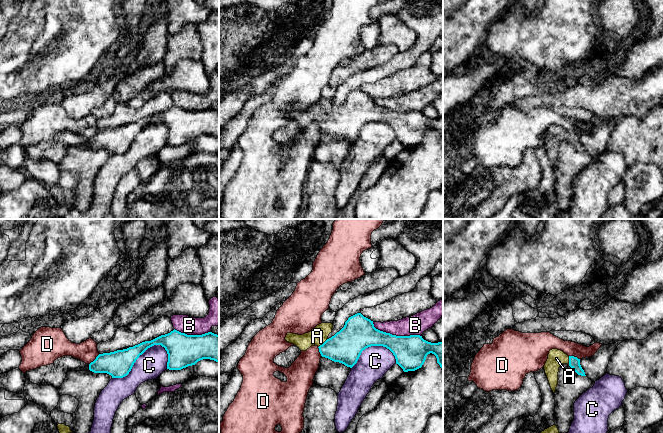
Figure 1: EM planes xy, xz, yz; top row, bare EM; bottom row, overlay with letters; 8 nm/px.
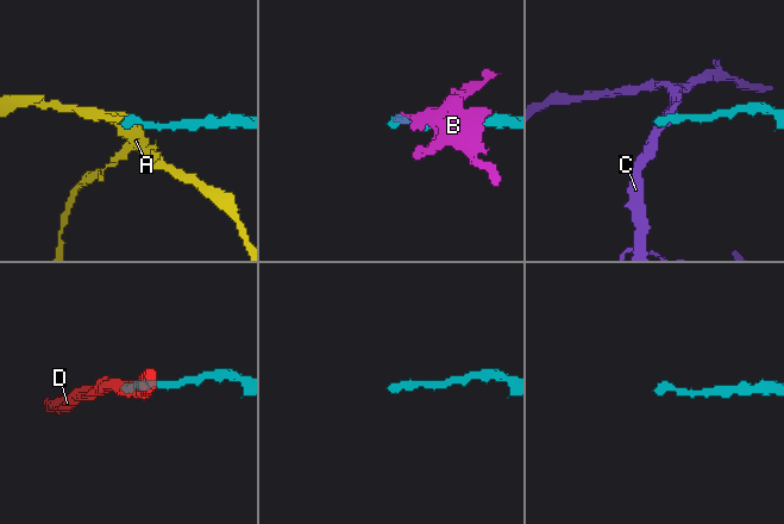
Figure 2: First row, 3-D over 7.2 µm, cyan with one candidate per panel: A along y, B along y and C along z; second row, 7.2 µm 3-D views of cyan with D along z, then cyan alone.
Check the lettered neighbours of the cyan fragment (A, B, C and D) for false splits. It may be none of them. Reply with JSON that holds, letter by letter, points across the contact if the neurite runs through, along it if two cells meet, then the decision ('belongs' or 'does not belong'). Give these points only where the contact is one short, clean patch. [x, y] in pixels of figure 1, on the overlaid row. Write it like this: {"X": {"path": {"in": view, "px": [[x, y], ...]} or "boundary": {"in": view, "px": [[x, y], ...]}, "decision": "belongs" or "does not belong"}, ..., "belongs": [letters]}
{"A": {"path": {"in": "xz", "px": [[346, 346], [323, 343], [317, 336]]}, "decision": "belongs"}, "B": {"decision": "does not belong"}, "C": {"decision": "does not belong"}, "D": {"boundary": {"in": "xy", "px": [[99, 354], [89, 364]]}, "decision": "does not belong"}, "belongs": ["A"]}

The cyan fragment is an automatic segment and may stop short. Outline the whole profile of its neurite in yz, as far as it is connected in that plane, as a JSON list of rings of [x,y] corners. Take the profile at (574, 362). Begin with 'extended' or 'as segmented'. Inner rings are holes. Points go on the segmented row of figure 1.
extended; [[[558,349],[550,350],[548,359],[544,365],[544,370],[553,393],[558,384],[558,372],[562,364],[568,364],[578,375],[586,376],[580,365],[580,359],[574,356],[568,356]]]

